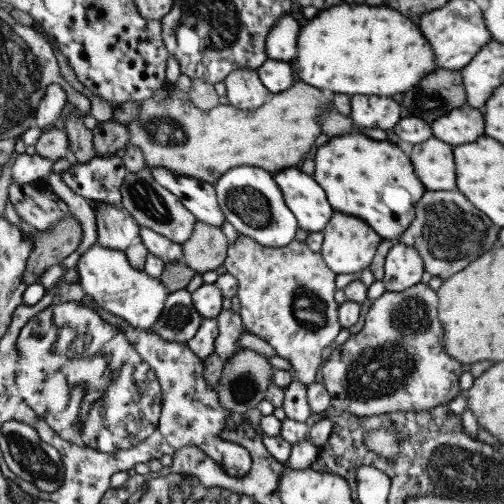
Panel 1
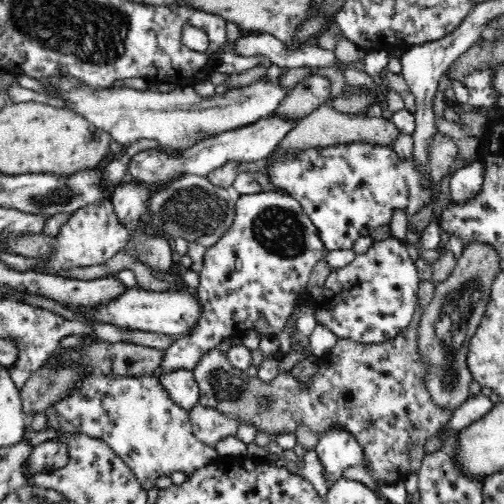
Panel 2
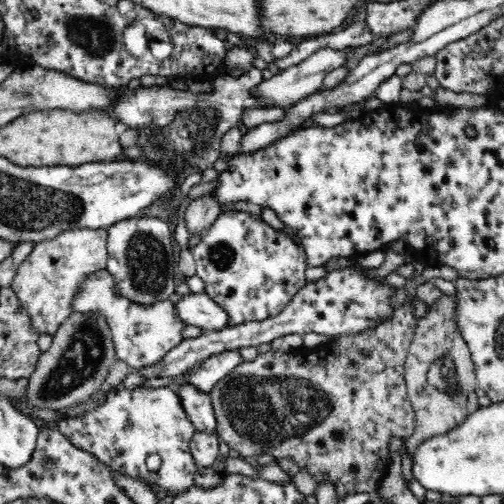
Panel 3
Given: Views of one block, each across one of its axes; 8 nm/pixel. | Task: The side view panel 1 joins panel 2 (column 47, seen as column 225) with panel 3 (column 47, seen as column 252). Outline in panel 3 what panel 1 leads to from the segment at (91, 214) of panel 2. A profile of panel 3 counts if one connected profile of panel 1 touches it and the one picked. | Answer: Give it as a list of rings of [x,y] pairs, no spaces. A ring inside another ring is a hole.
[[[76,226],[68,230],[60,230],[52,238],[44,238],[36,244],[34,252],[26,258],[20,266],[18,274],[14,276],[12,288],[22,300],[22,304],[34,314],[34,328],[42,334],[54,336],[58,326],[72,314],[70,302],[78,292],[80,282],[108,266],[108,228],[90,228],[90,226]]]

